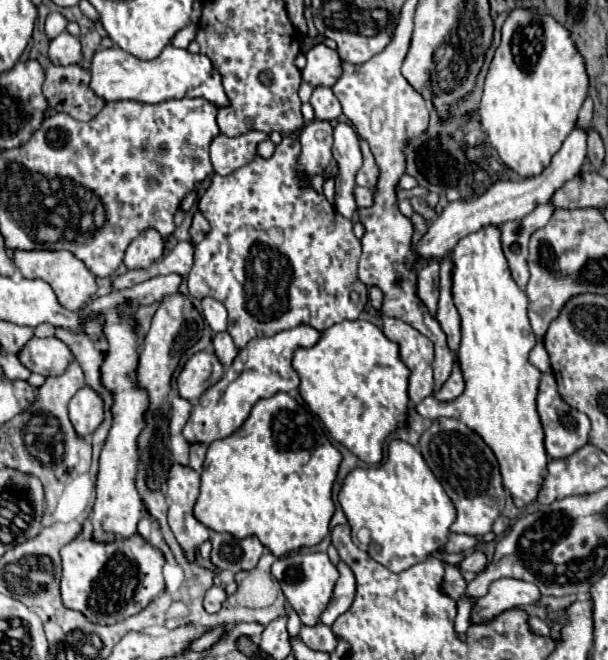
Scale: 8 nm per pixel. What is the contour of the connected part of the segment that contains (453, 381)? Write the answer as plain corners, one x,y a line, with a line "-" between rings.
454,362
454,368
452,368
450,378
444,382
444,386
442,386
434,396
436,396
438,400
442,400
442,402
448,402
448,400
458,398
462,392
464,392
464,378
462,378
462,370
460,370
458,362

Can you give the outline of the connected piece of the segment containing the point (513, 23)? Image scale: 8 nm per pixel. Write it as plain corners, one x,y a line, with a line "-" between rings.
514,10
502,28
502,44
490,64
484,94
480,102
480,124
488,136
488,144
496,150
502,164
522,178
534,178
548,166
552,156
560,150
566,134
574,128
578,112
588,94
588,76
584,60
576,52
570,32
554,18
530,10

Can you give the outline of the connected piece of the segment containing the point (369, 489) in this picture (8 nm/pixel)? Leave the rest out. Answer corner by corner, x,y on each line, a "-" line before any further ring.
402,440
390,442
388,458
384,464
380,464
376,468
368,468
368,470
362,470
362,468
352,470
344,480
344,486
338,494
338,502
350,522
352,536
356,538
356,532
364,526
370,528
372,538
370,538
366,552
376,562
380,562
382,566
386,566
392,572
404,572
410,566
414,566
416,562
424,562
424,558
428,558
436,552
442,552
450,538
450,526
456,520
454,502
448,498
446,490
440,486
440,482
432,474
432,470
426,466
422,454
414,446
410,446

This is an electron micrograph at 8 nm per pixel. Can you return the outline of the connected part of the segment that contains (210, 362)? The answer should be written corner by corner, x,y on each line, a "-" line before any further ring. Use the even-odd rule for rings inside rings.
198,352
198,354
194,354
194,356
186,362
184,370
180,372
180,376
178,376
178,392
180,392
180,396
184,396
186,400
194,402
194,400
200,398
200,394
202,394
208,386
214,386
222,376
224,376
224,364
216,358
216,354
214,354
214,352

